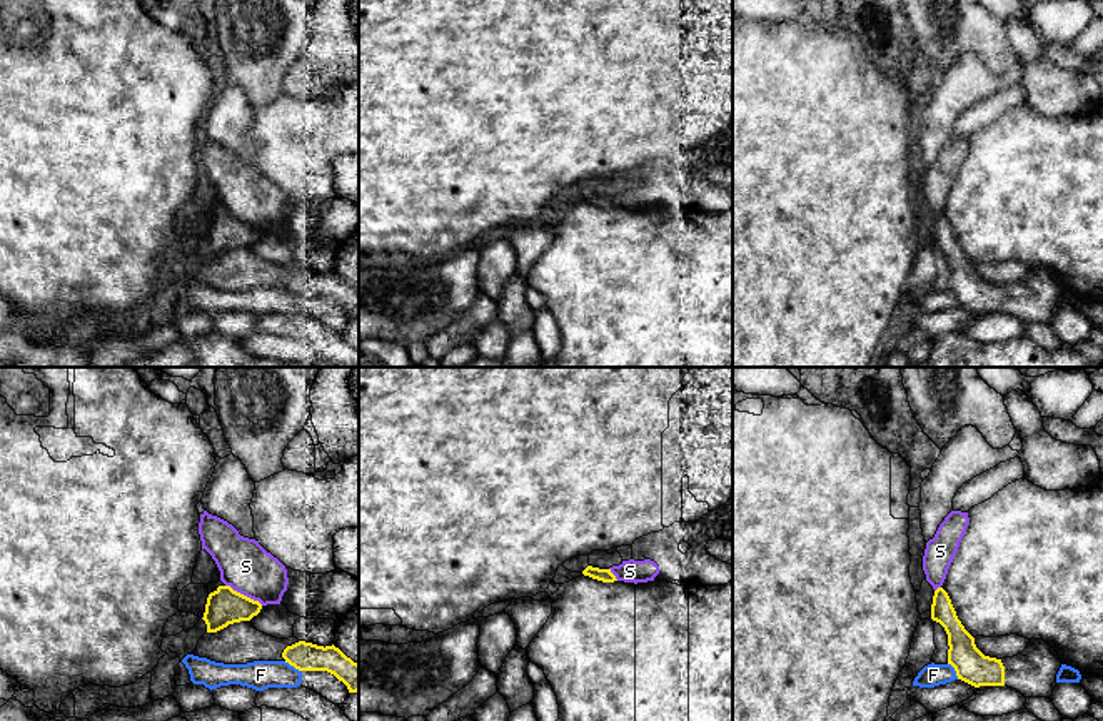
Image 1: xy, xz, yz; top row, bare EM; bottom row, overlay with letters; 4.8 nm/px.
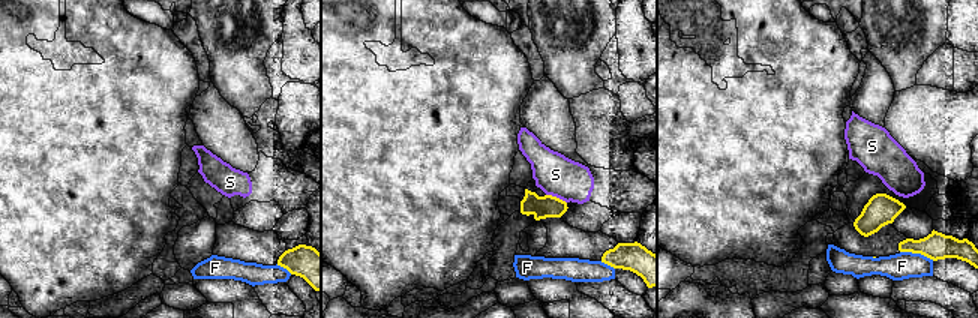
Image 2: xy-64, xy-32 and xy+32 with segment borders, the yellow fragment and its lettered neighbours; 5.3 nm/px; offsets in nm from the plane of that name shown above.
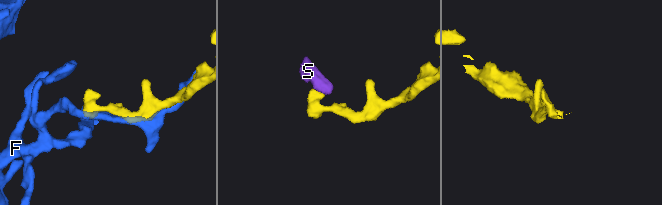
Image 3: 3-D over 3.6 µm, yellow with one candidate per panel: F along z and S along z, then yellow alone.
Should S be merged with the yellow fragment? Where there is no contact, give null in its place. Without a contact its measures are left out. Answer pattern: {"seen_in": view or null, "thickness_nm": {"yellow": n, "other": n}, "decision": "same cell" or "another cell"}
{"seen_in": "xy", "thickness_nm": {"yellow": 180, "other": 240}, "decision": "another cell"}

